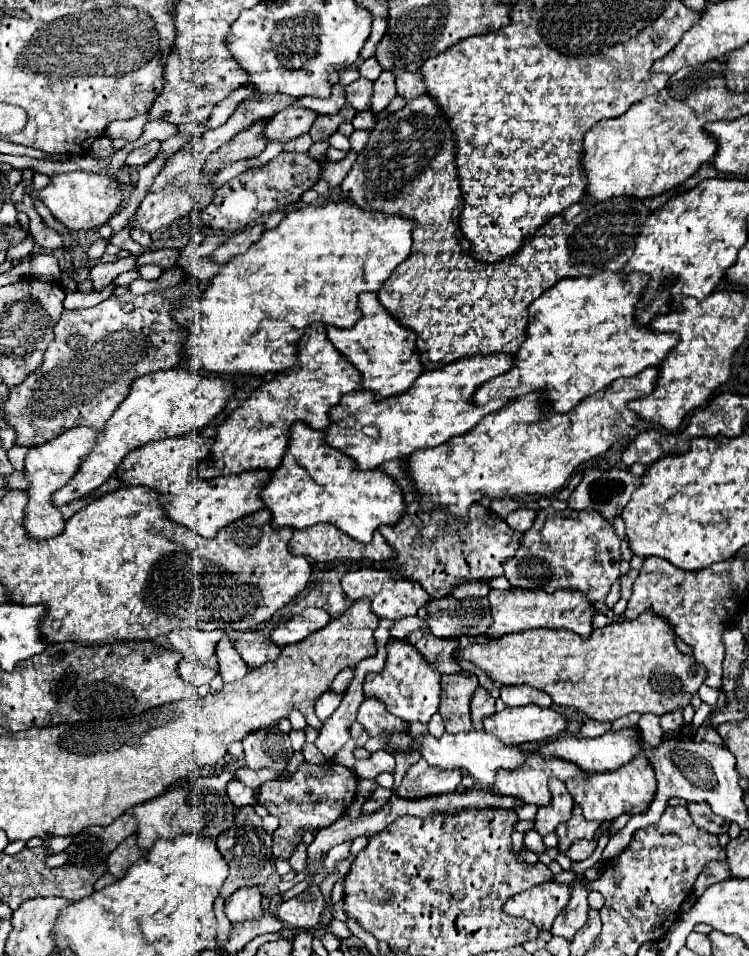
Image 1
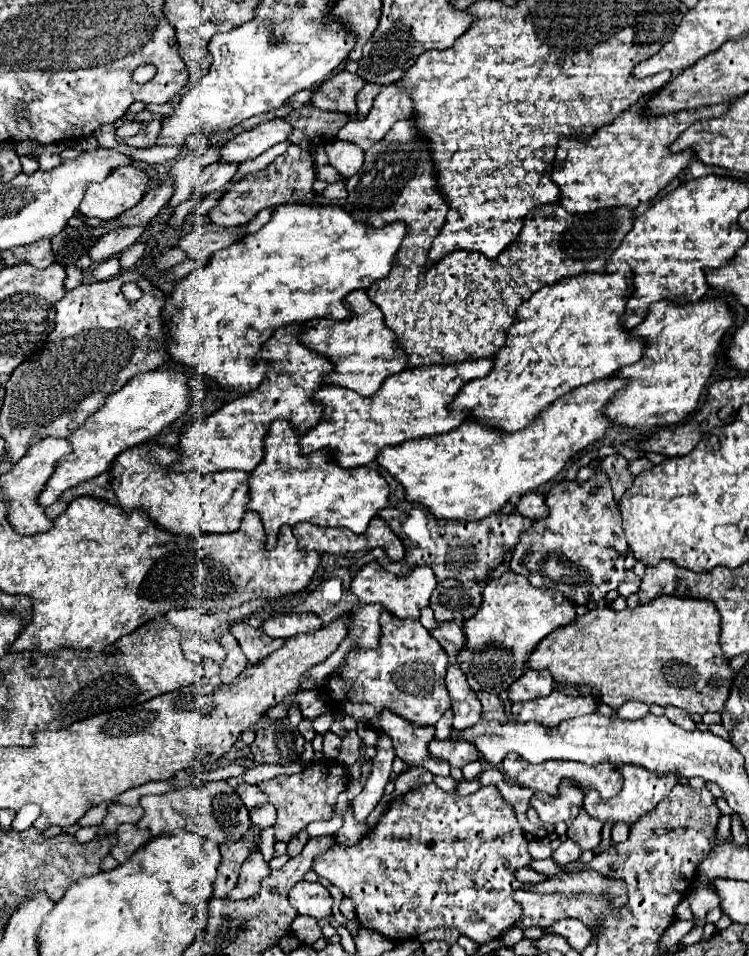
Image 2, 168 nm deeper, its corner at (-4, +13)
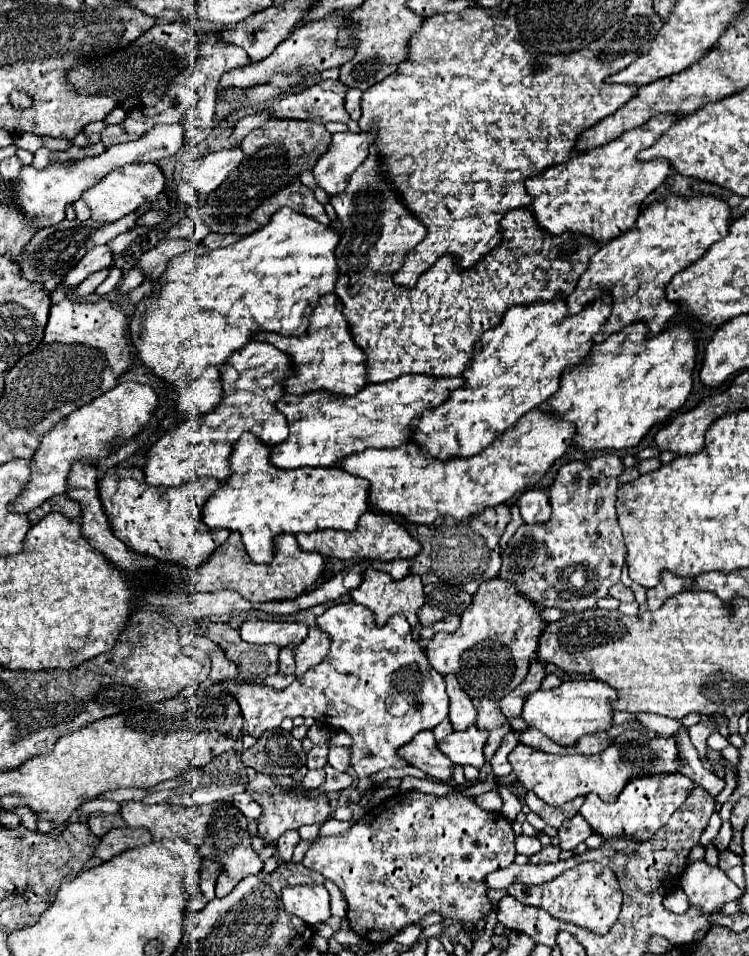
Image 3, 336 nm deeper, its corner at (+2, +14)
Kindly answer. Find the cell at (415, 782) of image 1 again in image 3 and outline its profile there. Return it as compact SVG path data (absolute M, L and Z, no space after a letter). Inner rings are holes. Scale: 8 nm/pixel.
M476 725L468 727L466 731L454 731L444 741L438 743L438 749L452 761L460 765L484 765L484 753L482 747L486 743L486 733L478 731Z

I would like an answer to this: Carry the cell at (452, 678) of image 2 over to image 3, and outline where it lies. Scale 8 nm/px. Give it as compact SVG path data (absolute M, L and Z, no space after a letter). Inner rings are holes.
M446 675L446 691L450 697L450 721L454 731L464 731L476 721L476 709L472 699L460 689L454 675Z

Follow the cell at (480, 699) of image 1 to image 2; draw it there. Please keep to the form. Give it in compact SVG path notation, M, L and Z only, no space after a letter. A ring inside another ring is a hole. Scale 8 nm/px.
M480 692L478 700L482 702L482 718L484 720L498 720L498 722L508 722L506 712L504 712L504 704L496 694L488 694L488 692Z

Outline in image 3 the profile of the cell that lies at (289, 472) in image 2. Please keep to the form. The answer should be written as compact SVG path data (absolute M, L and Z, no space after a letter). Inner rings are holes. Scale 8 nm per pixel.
M242 433L234 443L234 453L230 457L232 475L224 485L208 499L202 509L202 521L216 529L226 527L230 531L240 531L244 547L252 561L270 563L272 561L272 537L278 533L302 533L316 529L342 529L354 531L358 519L368 511L368 481L346 473L344 469L274 469L270 465L270 447L262 445L252 433Z

